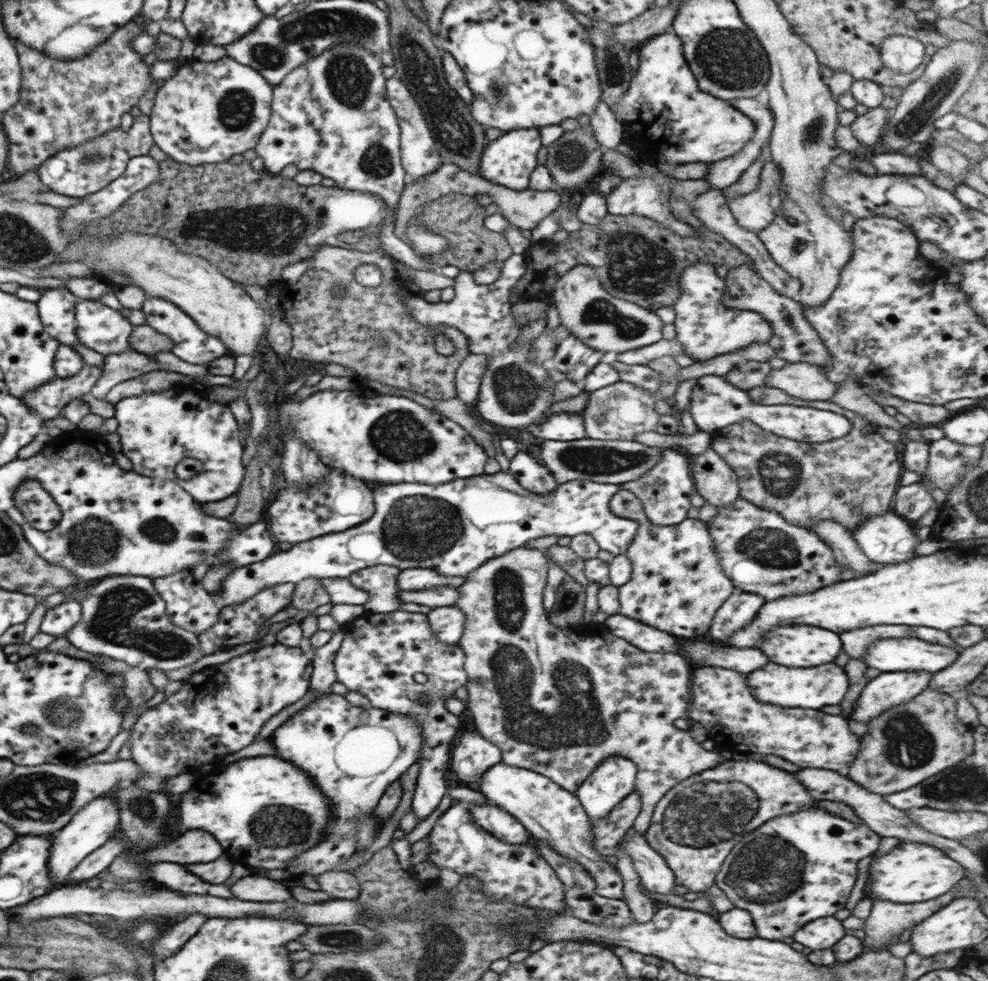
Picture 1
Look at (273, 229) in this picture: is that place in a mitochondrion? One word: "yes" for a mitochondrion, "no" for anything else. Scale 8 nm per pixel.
yes

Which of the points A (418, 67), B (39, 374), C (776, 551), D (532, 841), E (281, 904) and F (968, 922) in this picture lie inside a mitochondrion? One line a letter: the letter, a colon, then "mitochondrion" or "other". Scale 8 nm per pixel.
A: mitochondrion
B: other
C: mitochondrion
D: other
E: other
F: other

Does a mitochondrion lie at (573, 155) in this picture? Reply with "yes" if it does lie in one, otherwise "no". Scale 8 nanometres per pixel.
yes

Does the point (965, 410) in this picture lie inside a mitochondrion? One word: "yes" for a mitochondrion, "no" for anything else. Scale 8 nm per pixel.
no

